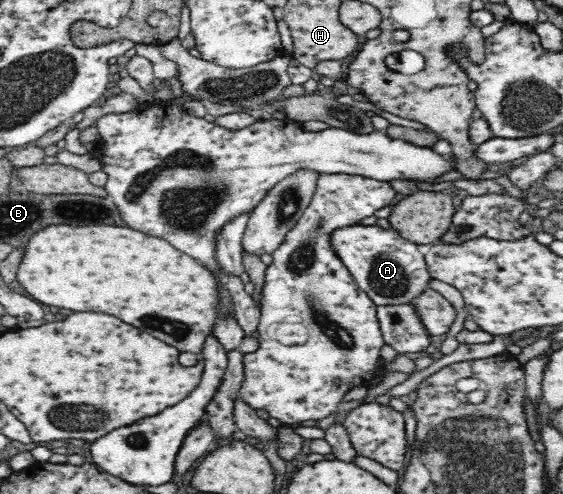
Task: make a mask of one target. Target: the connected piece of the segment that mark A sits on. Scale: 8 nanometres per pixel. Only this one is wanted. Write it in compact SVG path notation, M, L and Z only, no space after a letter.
M359 223L336 228L331 233L331 246L356 285L377 307L410 303L424 292L431 281L425 256L418 250L418 244L404 239L392 228Z

